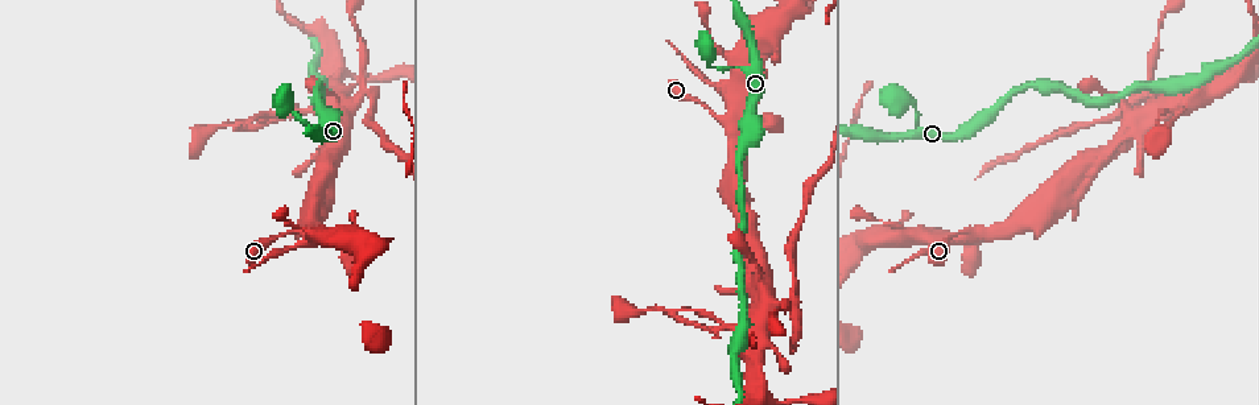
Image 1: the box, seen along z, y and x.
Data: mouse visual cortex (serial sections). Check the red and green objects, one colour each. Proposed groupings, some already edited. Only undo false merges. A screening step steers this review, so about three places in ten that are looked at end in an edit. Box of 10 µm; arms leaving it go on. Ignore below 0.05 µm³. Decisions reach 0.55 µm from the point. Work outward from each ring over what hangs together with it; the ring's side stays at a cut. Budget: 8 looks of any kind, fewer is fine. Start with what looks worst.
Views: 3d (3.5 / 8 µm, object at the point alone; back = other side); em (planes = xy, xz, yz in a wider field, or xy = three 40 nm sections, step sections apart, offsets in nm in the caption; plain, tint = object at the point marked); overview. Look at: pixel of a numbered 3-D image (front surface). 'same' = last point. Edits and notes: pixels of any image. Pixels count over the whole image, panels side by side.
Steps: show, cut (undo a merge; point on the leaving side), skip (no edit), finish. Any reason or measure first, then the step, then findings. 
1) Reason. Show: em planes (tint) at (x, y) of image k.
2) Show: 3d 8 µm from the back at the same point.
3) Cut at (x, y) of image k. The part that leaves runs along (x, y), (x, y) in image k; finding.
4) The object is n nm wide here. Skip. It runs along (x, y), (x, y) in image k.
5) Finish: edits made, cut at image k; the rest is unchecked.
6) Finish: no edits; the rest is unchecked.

Show: 3d 3.5 µm at (969, 231) of image 1.

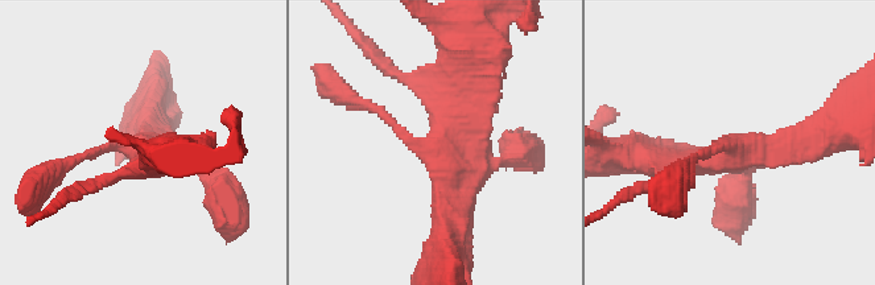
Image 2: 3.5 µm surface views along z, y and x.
4 arms meet here; the arms are 150, 200, 350, 400 nm wide; now the EM. Show: em planes (tint) at (730, 147) of image 2.

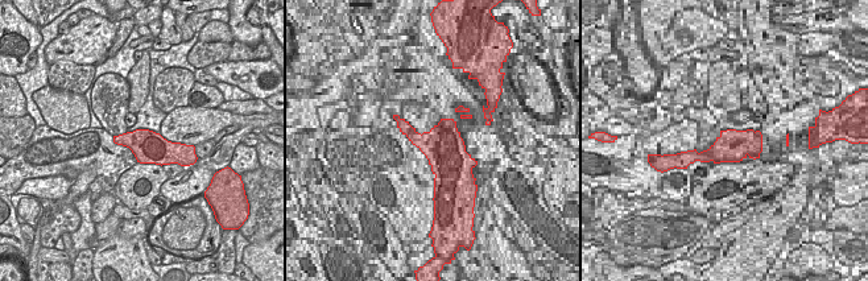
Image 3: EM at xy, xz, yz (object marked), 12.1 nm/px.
Skip. It runs along (360, 104), (442, 158), (446, 230) in image 2; continuous, no second cell.

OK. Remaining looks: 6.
Show: 3d 3.5 µm at (769, 308) of image 1.

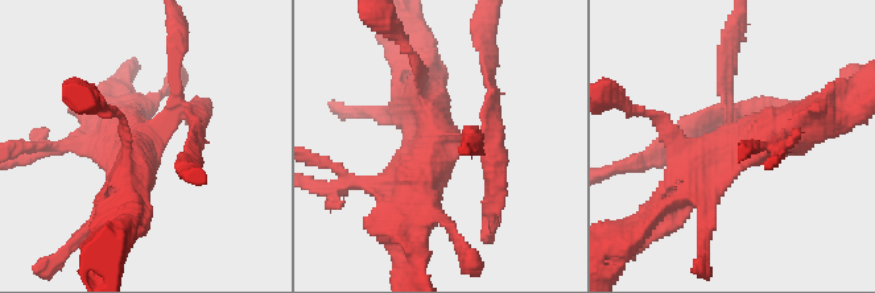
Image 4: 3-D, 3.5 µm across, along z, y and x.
4 arms meet here; the arms are 150, 200, 350, 500 nm wide; need the tissue. Show: em planes (tint) at (446, 144) of image 4.

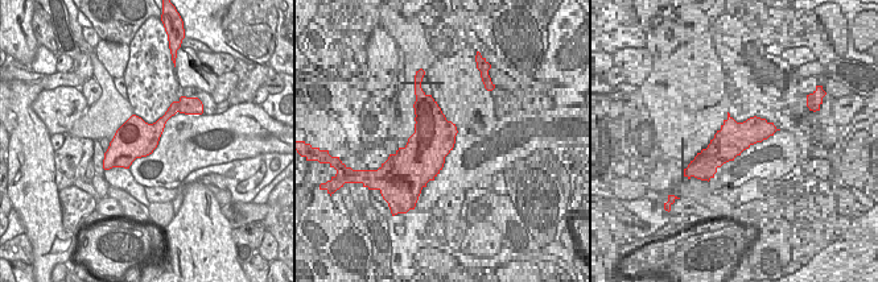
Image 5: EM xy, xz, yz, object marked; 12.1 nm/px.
Cut at (491, 89) of image 4. A border runs along (180, 102), (177, 111) in image 5; a second cell is stuck on.

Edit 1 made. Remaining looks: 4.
Abrupt turn. Show: 3d 3.5 µm at (713, 68) of image 1.

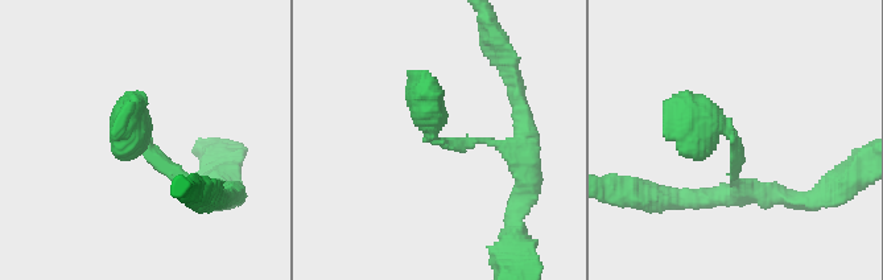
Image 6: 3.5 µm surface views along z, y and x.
The arms are 150, 350 nm wide. Show: em xy step 2 (tint) at (736, 142) of image 6.

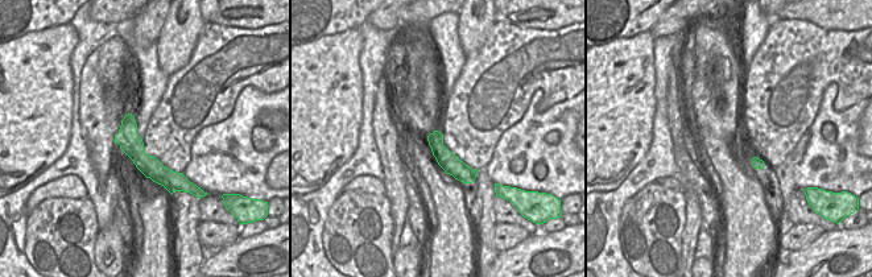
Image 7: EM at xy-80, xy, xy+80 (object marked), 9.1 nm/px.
Show: em xy step 5 (tint) at the same point.

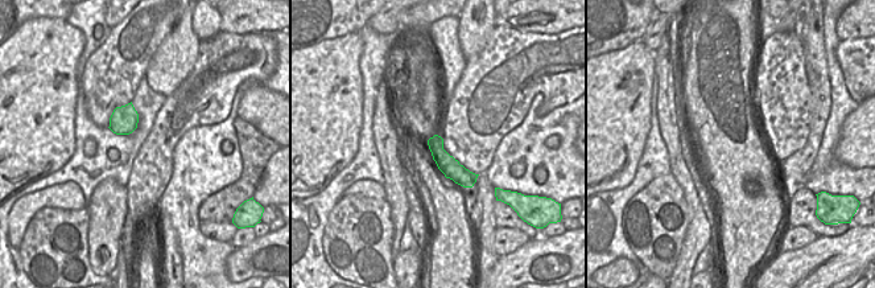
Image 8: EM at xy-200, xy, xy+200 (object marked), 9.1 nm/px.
The object is 180 nm wide here. Skip. It runs along (215, 189), (118, 132) in image 6; all the same cell.

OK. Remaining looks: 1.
Finish: edits made, cut at image 4; the rest is unchecked.

